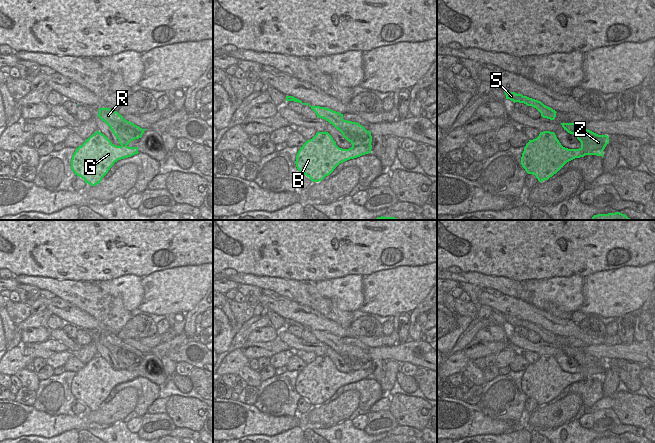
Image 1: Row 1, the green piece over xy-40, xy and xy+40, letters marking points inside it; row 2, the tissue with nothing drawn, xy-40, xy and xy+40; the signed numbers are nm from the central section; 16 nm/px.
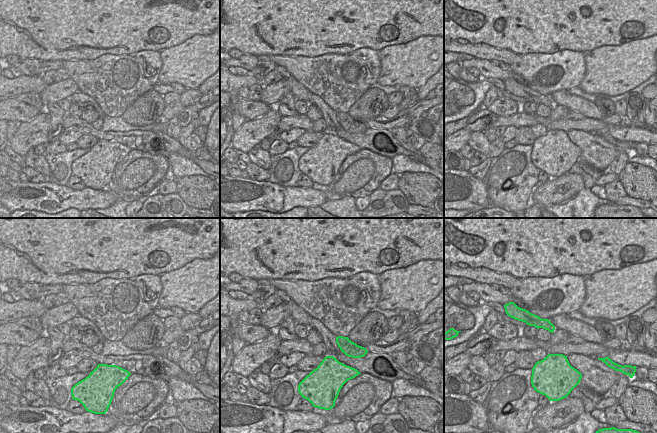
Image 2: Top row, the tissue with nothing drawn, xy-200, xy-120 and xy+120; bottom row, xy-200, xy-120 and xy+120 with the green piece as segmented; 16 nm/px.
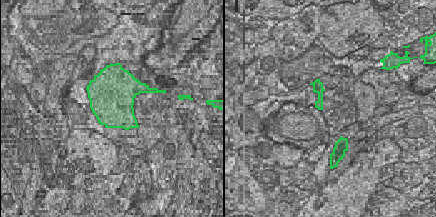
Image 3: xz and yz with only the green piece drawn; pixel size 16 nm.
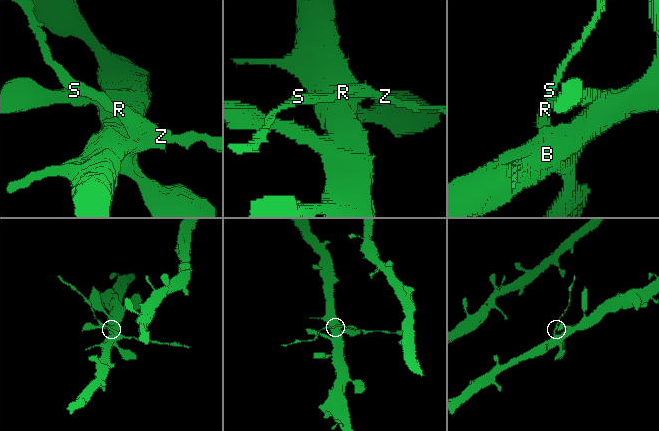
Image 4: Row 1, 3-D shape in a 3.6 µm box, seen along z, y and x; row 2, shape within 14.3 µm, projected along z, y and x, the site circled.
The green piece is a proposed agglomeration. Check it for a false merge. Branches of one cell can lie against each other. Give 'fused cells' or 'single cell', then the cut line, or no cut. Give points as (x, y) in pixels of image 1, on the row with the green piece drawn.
fused cells; cut xy (370, 143), (352, 147)

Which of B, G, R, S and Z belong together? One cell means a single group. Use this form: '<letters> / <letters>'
B G / R S Z

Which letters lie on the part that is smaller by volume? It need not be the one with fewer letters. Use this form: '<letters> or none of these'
R, S, Z

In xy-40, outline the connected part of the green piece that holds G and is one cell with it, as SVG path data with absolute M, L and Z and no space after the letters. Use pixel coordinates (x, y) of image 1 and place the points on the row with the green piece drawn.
M96 131L76 148L71 159L71 169L85 183L95 186L115 162L138 153L138 147L114 145L104 134Z

